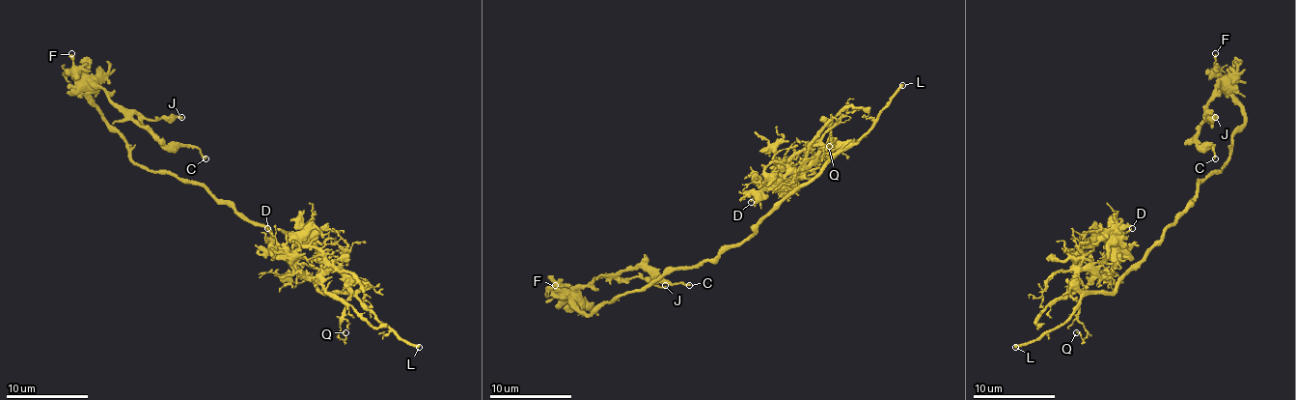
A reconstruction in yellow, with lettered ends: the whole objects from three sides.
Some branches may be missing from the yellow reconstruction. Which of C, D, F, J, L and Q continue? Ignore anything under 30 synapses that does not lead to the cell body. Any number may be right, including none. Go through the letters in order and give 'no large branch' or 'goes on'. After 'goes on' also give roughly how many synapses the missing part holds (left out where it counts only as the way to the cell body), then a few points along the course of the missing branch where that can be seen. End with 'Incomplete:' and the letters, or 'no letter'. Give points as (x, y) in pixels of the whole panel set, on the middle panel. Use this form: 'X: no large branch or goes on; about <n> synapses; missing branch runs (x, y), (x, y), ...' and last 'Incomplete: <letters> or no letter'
C: no large branch
D: no large branch
F: no large branch
J: no large branch
L: goes on
Q: no large branch
Incomplete: L

